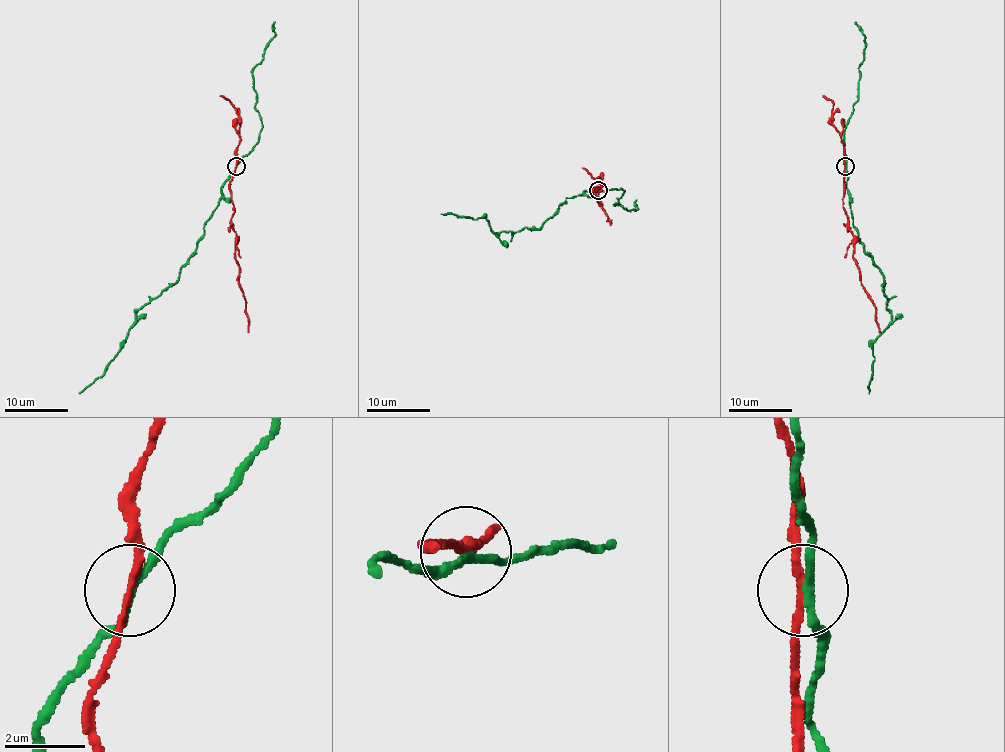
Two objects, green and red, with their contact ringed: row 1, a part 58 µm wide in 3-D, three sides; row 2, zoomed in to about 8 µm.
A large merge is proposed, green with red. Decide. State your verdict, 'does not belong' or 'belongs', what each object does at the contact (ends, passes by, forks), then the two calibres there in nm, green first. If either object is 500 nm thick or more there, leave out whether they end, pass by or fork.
does not belong; green passes by; red passes by; calibres 170 and 160 nm

